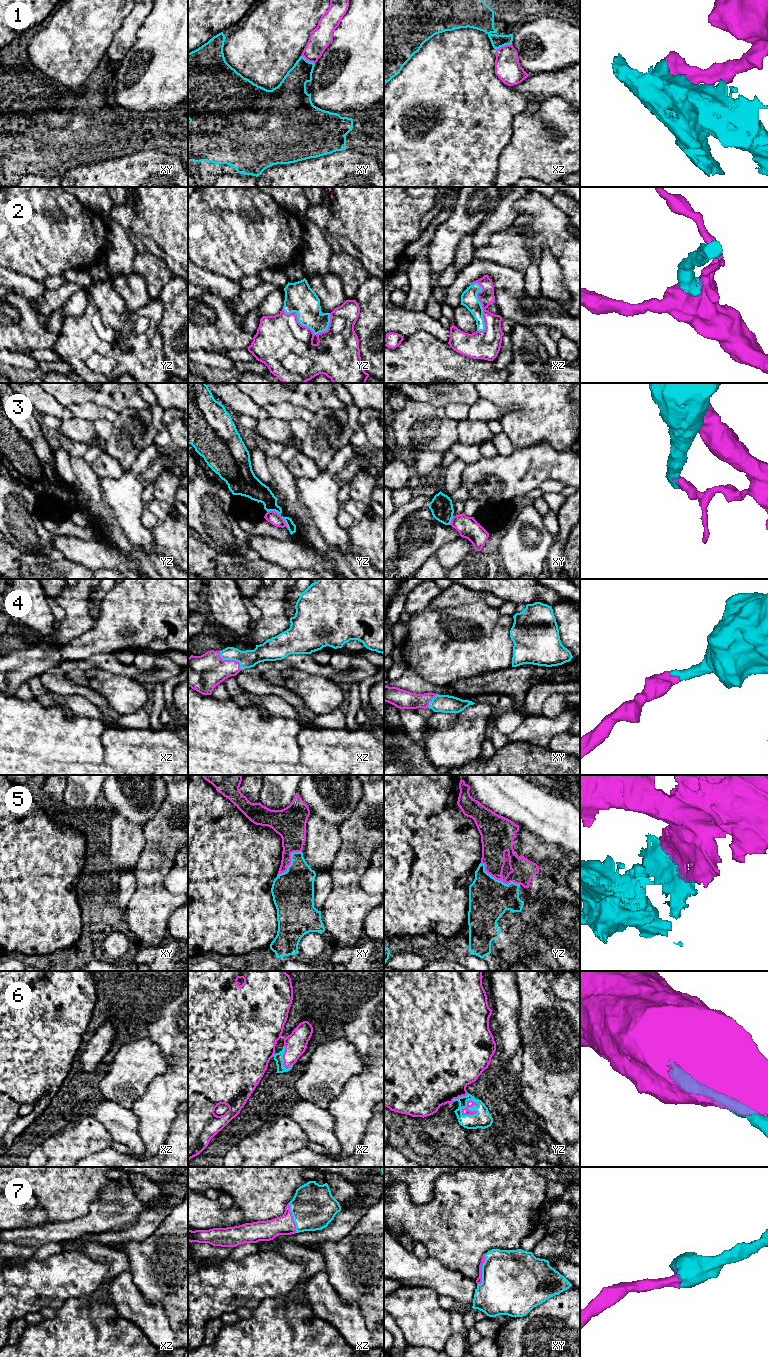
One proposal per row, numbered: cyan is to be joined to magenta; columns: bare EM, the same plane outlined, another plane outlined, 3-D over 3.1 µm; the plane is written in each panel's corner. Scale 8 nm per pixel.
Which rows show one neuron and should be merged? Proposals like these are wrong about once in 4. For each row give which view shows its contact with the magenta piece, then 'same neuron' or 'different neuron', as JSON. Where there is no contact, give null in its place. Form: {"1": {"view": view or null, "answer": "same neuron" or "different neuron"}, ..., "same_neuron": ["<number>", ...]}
{"1": {"view": "xz", "answer": "different neuron"}, "2": {"view": "yz", "answer": "same neuron"}, "3": {"view": "yz", "answer": "different neuron"}, "4": {"view": "xz", "answer": "same neuron"}, "5": {"view": "yz", "answer": "same neuron"}, "6": {"view": "yz", "answer": "same neuron"}, "7": {"view": "xy", "answer": "same neuron"}, "same_neuron": ["2", "4", "5", "6", "7"]}

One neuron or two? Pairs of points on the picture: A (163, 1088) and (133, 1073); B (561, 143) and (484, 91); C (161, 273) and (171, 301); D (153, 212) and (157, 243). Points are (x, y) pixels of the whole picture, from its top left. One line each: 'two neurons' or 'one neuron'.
A: two neurons
B: two neurons
C: two neurons
D: one neuron

